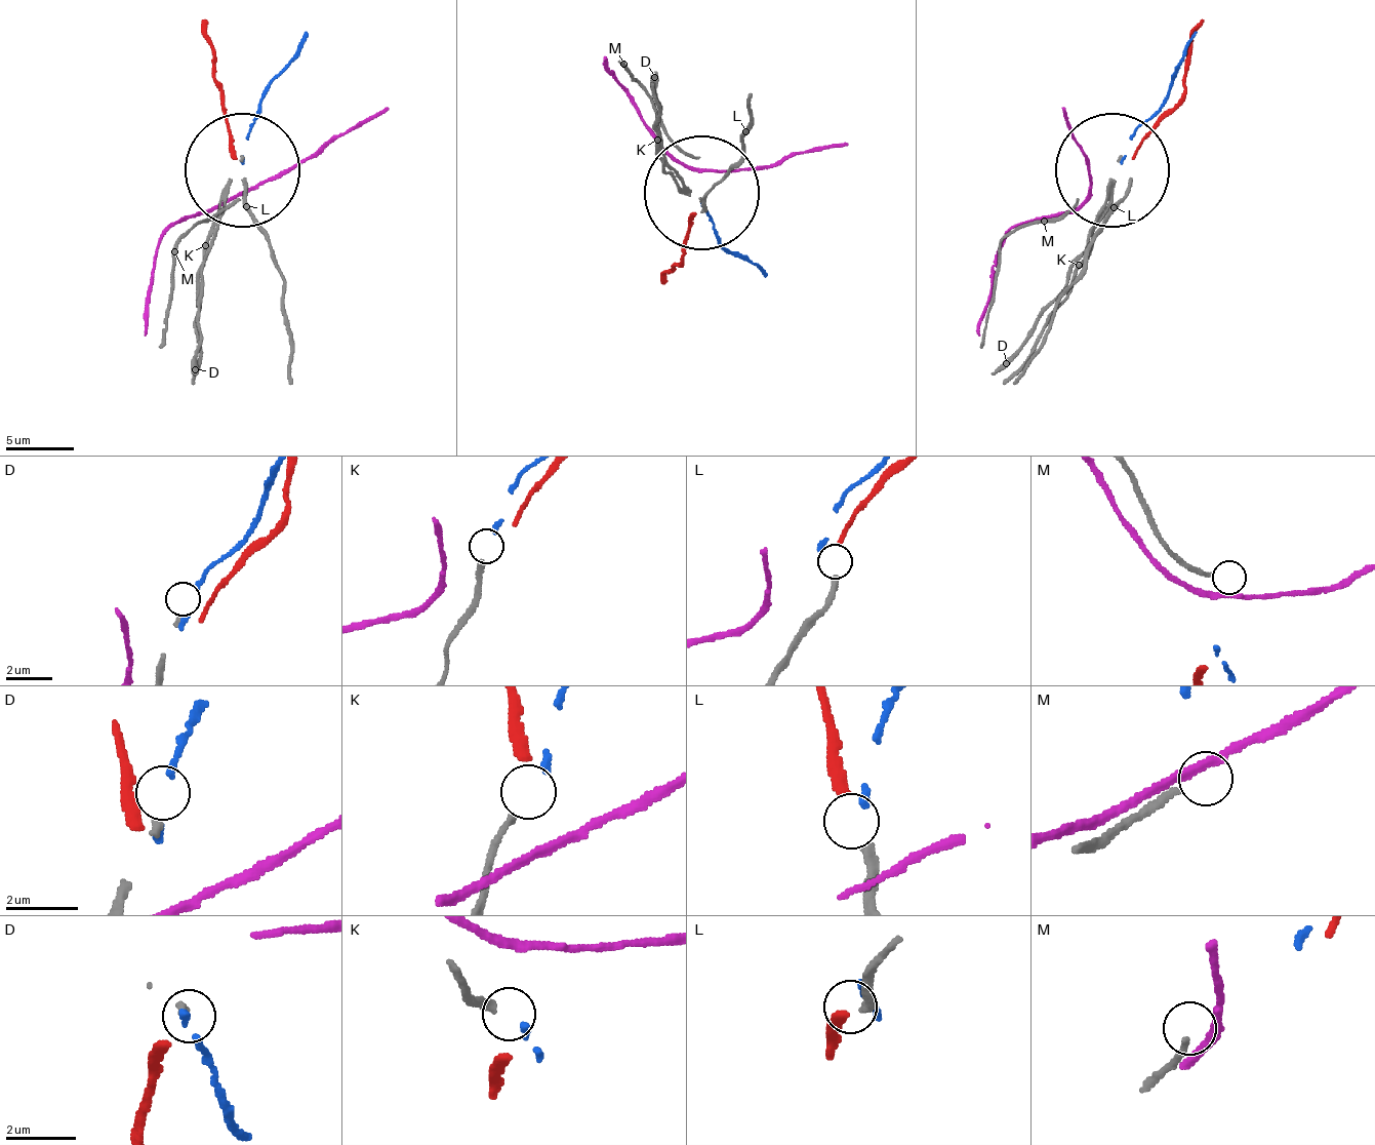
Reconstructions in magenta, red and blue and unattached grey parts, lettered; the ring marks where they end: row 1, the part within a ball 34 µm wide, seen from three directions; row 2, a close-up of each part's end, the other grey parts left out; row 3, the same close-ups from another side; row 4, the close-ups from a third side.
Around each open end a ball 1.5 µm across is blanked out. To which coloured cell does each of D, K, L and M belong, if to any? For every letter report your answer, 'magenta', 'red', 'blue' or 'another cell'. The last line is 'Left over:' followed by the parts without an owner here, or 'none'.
D: another cell
K: blue
L: red
M: another cell
Left over: D, M

